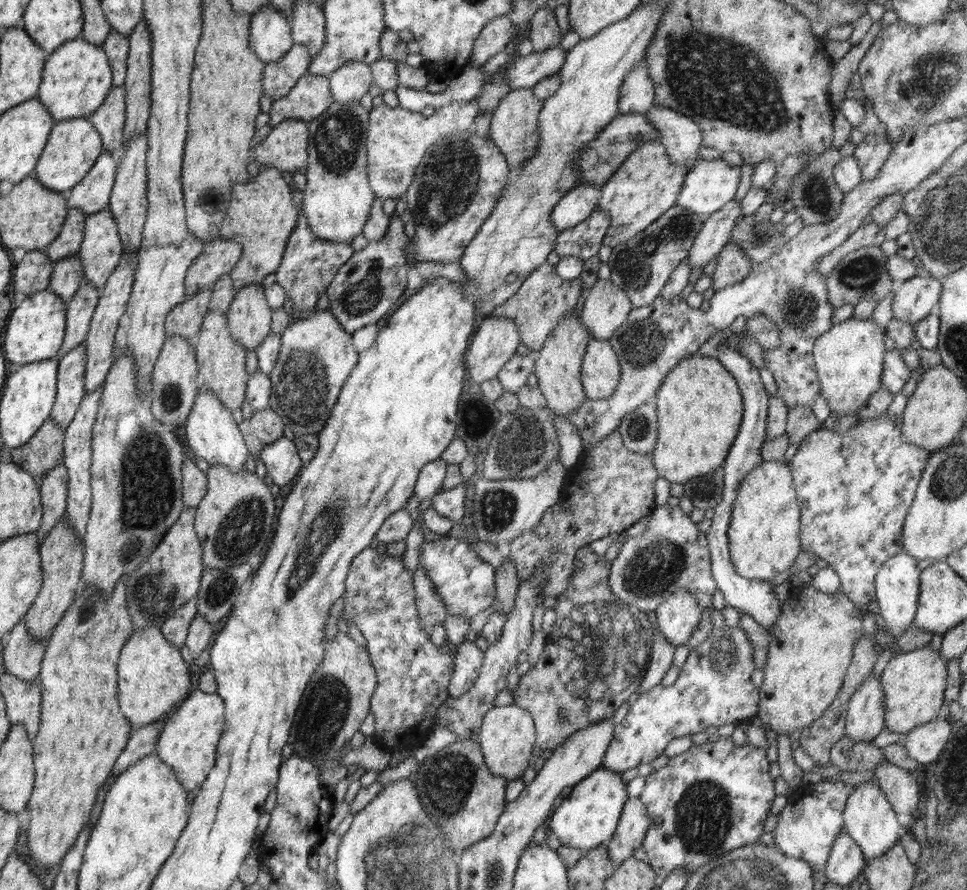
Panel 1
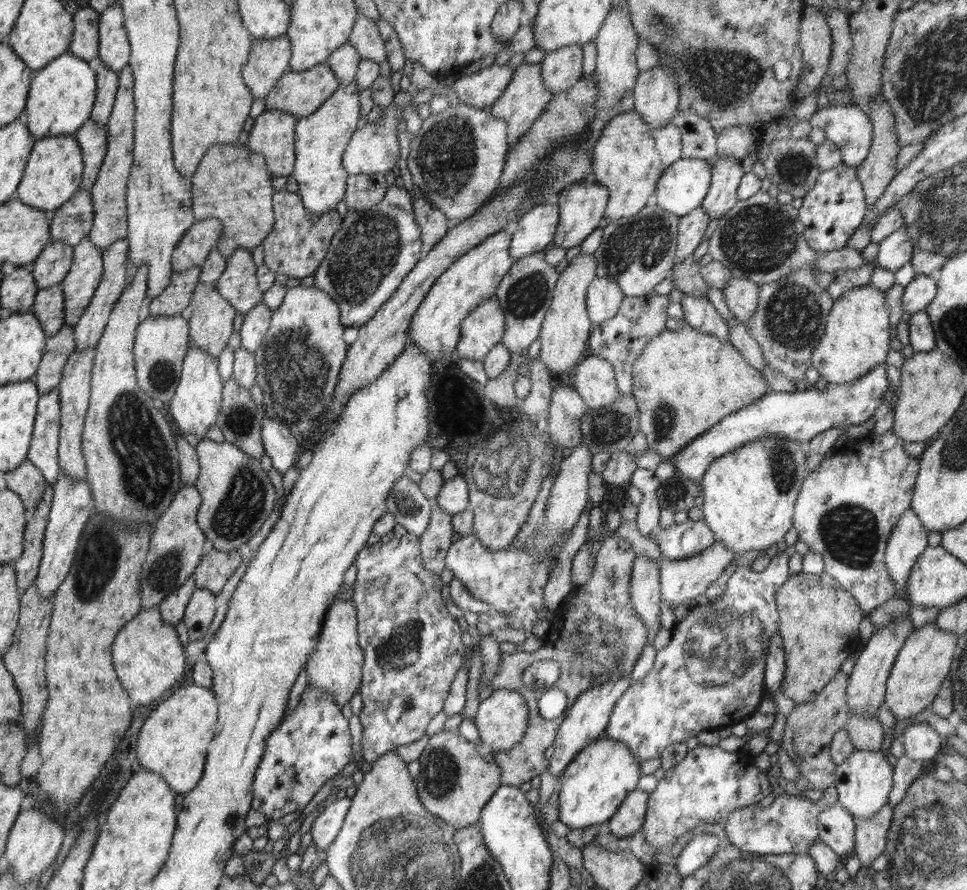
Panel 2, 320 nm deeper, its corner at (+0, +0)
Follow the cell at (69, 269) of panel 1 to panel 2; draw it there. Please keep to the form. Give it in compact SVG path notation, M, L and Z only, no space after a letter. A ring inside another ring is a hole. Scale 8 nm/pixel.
M56 284L38 289L35 301L28 311L41 322L47 337L54 336L65 325L63 286Z

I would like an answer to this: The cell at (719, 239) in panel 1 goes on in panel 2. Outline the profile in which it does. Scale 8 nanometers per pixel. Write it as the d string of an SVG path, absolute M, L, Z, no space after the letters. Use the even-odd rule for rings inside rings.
M716 156L710 163L713 165L711 183L702 205L710 220L714 220L739 201L737 190L745 173L741 162L732 157Z

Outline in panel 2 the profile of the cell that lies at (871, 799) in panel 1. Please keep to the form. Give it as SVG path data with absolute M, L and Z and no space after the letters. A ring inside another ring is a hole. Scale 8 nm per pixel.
M854 750L852 754L837 765L834 788L838 793L837 802L856 818L873 817L886 803L893 787L893 766L888 763L886 755L868 750Z

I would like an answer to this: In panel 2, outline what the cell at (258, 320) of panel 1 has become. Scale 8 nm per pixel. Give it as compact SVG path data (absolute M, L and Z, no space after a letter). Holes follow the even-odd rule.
M238 248L226 261L226 270L217 280L218 292L235 308L246 314L262 301L263 292L257 283L257 266L248 249Z

